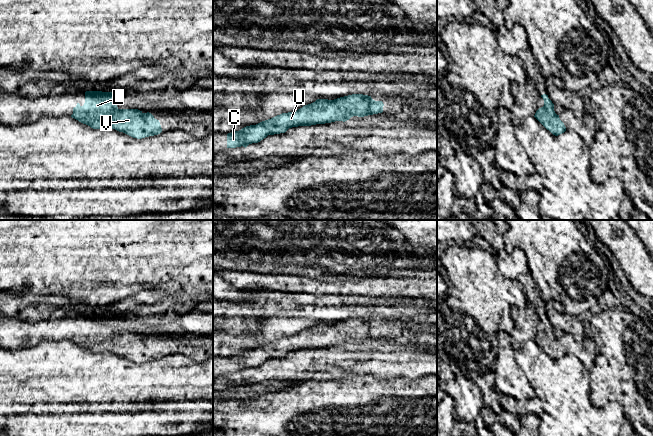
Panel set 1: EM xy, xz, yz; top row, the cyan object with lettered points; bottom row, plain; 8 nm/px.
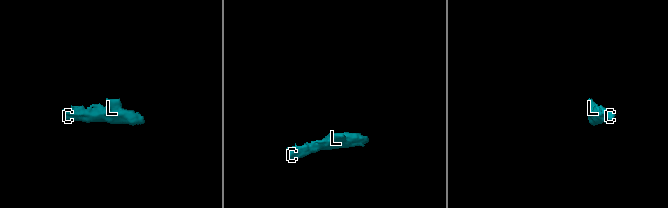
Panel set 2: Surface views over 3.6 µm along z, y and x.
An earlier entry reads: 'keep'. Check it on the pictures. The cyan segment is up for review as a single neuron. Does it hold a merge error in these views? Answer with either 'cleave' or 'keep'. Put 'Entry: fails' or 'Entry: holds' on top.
Entry: holds
keep

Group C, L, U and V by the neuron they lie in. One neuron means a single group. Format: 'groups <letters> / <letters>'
groups C L U V

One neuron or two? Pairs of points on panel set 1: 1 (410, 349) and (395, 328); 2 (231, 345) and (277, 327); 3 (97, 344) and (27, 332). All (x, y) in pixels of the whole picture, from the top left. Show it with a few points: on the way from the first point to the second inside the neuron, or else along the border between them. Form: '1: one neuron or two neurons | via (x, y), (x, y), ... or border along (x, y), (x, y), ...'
1: two neurons | border along (412, 341), (406, 343)
2: one neuron | via (242, 343), (259, 341), (266, 335)
3: one neuron | via (80, 329), (61, 324), (44, 324)

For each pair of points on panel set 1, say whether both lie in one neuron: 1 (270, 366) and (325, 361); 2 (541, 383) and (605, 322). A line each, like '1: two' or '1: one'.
1: one
2: two

